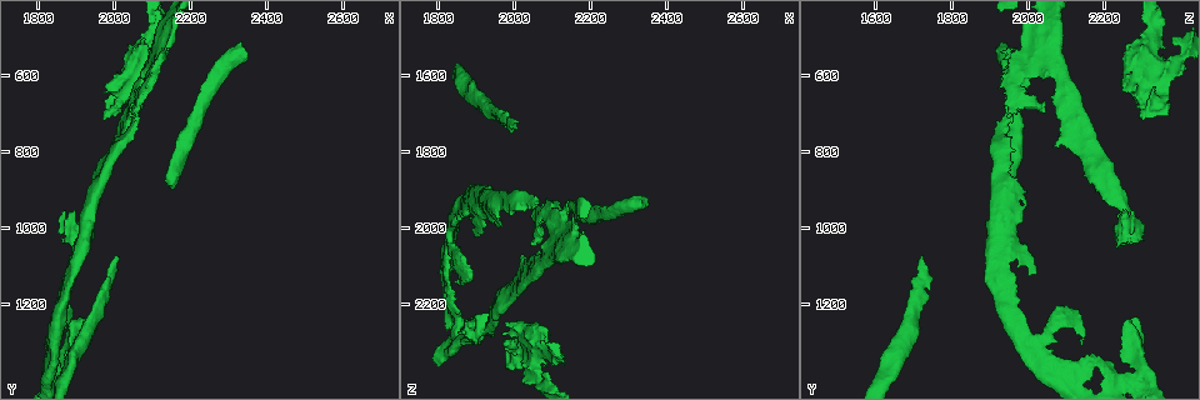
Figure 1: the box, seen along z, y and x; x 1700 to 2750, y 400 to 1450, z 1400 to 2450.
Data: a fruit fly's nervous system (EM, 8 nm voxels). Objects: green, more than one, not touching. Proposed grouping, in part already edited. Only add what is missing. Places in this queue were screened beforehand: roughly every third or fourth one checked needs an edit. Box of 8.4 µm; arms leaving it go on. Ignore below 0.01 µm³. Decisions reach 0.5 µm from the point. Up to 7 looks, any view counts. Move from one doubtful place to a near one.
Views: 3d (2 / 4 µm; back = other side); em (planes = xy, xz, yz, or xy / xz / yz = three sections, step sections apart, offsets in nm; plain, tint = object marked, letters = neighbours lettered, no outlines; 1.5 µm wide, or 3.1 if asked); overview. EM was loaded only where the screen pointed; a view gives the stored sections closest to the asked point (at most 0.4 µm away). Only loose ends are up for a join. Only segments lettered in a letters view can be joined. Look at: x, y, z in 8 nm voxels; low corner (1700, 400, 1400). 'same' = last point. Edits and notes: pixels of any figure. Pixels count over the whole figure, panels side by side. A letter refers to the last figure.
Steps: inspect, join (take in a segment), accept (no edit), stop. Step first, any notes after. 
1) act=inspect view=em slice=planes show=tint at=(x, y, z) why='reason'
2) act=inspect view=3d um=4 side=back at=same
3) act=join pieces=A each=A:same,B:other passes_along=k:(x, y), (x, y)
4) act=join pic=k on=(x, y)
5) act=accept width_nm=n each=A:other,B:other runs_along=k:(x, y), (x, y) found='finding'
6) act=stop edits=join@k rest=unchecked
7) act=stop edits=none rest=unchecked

act=inspect view=3d um=4 at=(1900, 1230, 2275) why='free end'

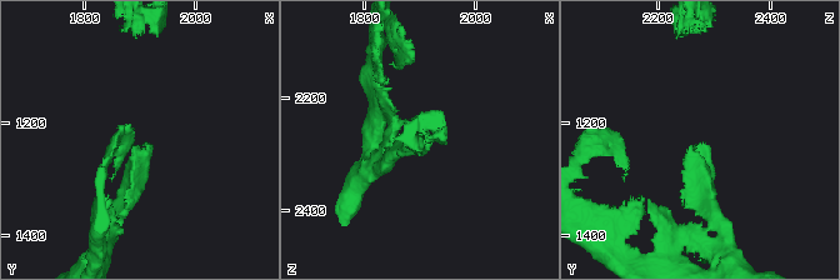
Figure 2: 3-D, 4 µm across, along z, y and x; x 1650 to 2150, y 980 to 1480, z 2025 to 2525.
act=inspect view=em slice=planes show=letters at=(1905, 1235, 2270) why='shape alone is not enough'

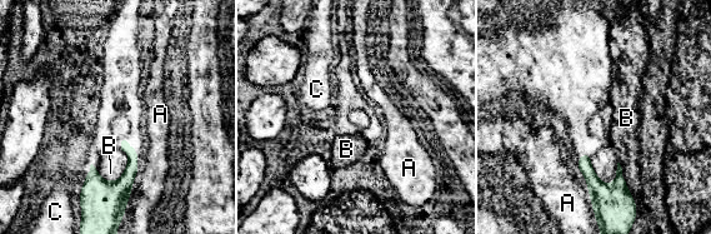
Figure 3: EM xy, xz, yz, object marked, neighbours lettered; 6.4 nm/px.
act=accept each=A:other,B:other,C:other border=3:(619, 162), (625, 185), (635, 203) found='no lettered segment goes on from it'

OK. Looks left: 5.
act=inspect view=3d um=4 side=back at=(2150, 900, 1950) why='branch stops here'

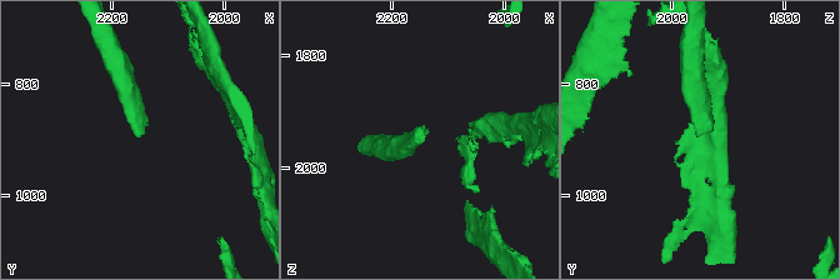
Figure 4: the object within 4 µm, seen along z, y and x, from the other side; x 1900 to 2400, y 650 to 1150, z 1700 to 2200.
act=inspect view=em slice=yz step=4 show=letters at=(2155, 900, 1955)

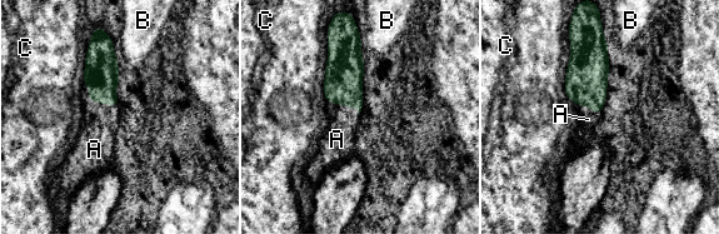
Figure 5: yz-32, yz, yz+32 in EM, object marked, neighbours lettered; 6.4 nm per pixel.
act=inspect view=em slice=planes show=letters at=same

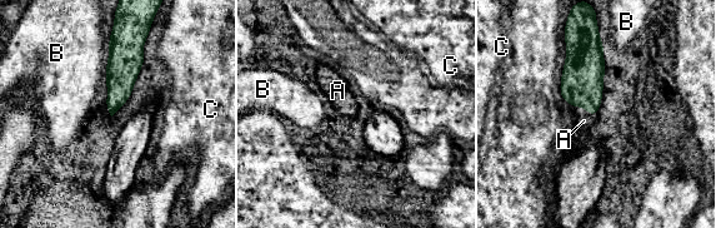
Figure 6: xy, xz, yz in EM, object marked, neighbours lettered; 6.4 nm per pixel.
act=join pieces=A width_nm=120 each=A:same,B:other,C:other passes_along=6:(581, 84), (584, 108), (584, 120) found='the neuron continues'

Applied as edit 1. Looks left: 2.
act=stop edits=join@6 rest=unchecked

